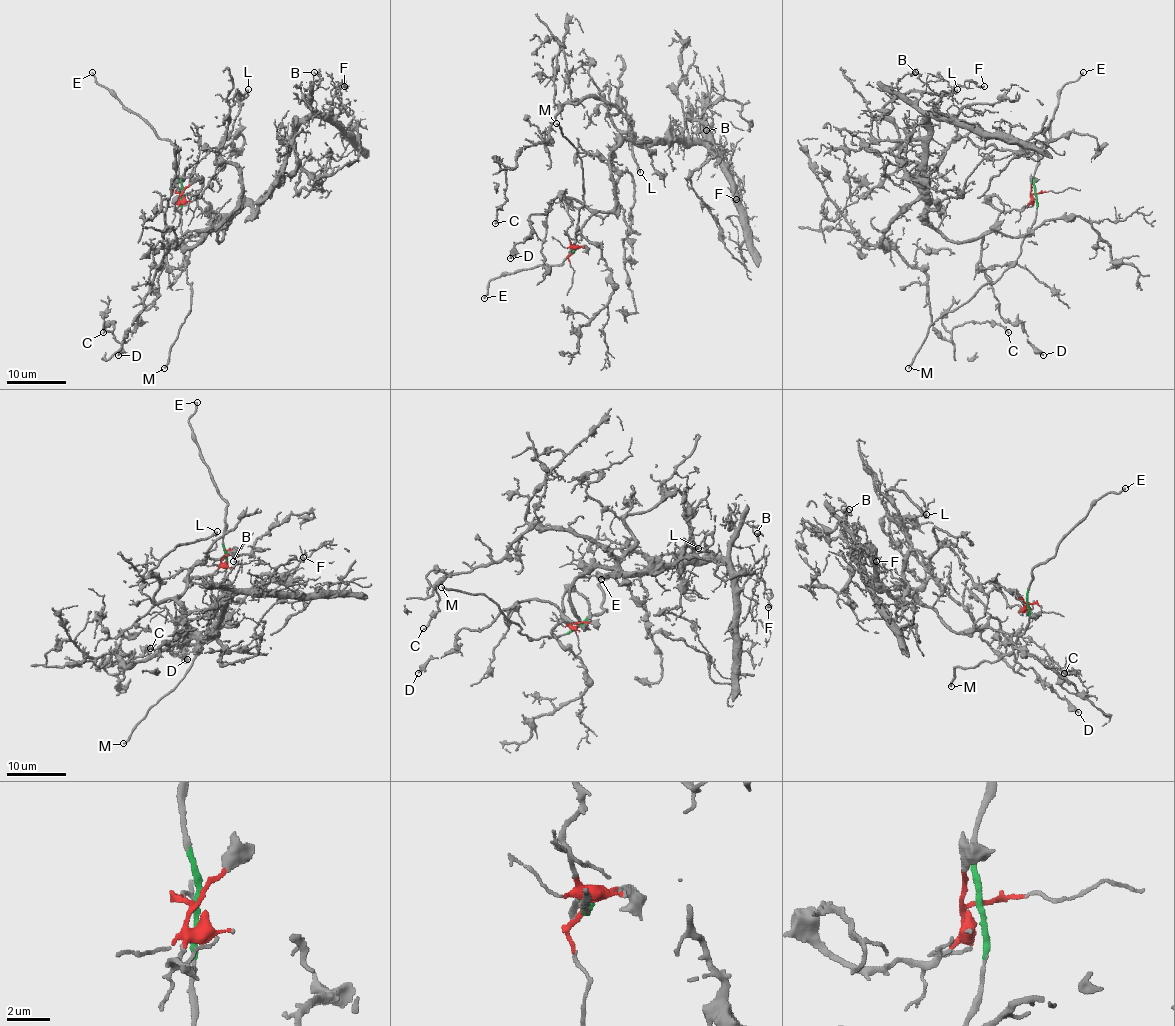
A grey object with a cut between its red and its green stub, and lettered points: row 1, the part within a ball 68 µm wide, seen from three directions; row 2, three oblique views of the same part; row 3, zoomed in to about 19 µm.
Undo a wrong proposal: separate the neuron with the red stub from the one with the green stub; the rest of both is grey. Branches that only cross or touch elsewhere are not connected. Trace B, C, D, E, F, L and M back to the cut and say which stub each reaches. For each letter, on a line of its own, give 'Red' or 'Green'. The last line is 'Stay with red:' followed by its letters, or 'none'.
B: Red
C: Red
D: Red
E: Green
F: Red
L: Red
M: Green
Stay with red: B, C, D, F, L

